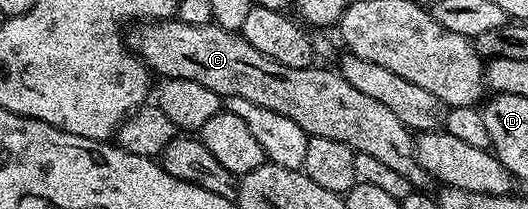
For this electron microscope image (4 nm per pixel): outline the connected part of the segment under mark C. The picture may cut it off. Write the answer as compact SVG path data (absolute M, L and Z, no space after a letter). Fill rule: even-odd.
M162 19L148 23L137 23L128 30L127 43L132 52L138 54L154 74L162 73L162 78L178 77L179 79L195 79L195 83L203 83L203 87L211 87L223 99L227 97L242 97L251 99L251 103L259 103L271 111L279 111L279 115L287 115L287 119L295 119L299 127L310 137L335 139L339 143L347 143L354 153L372 155L387 167L392 167L414 190L421 191L430 184L429 172L422 167L417 158L417 146L411 130L402 123L388 107L363 95L343 79L340 72L329 69L310 67L283 67L283 63L275 63L275 59L267 59L263 51L255 51L251 43L241 36L240 32L224 29L222 25L192 25L176 19Z

